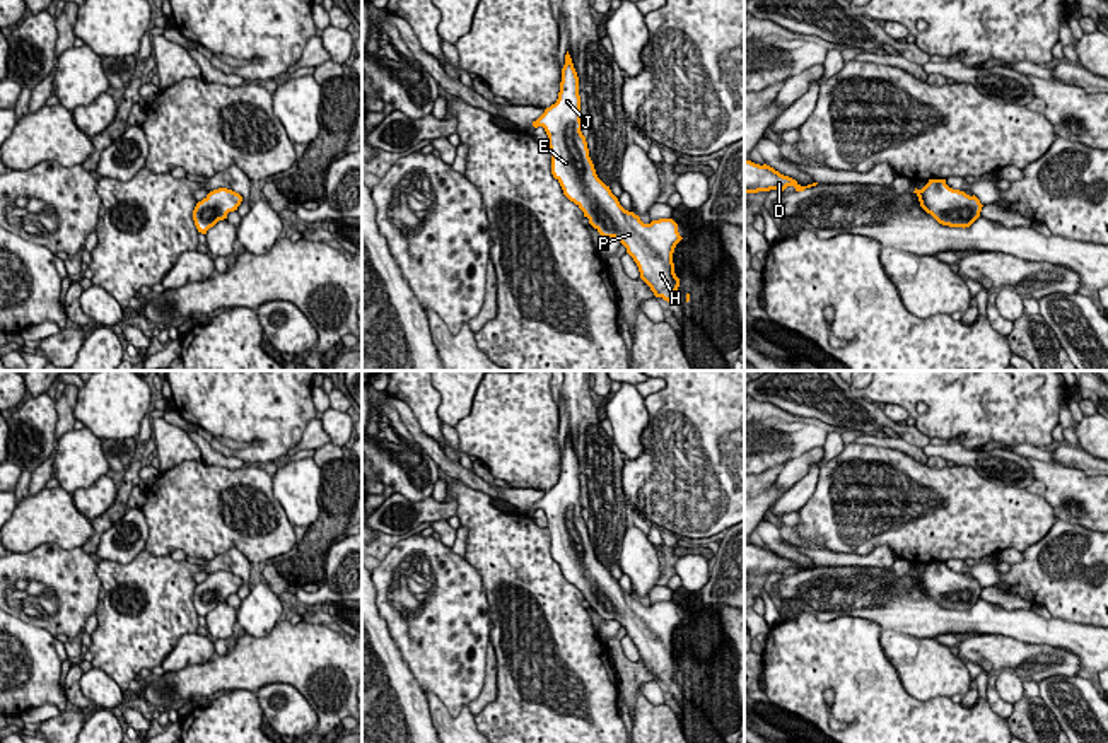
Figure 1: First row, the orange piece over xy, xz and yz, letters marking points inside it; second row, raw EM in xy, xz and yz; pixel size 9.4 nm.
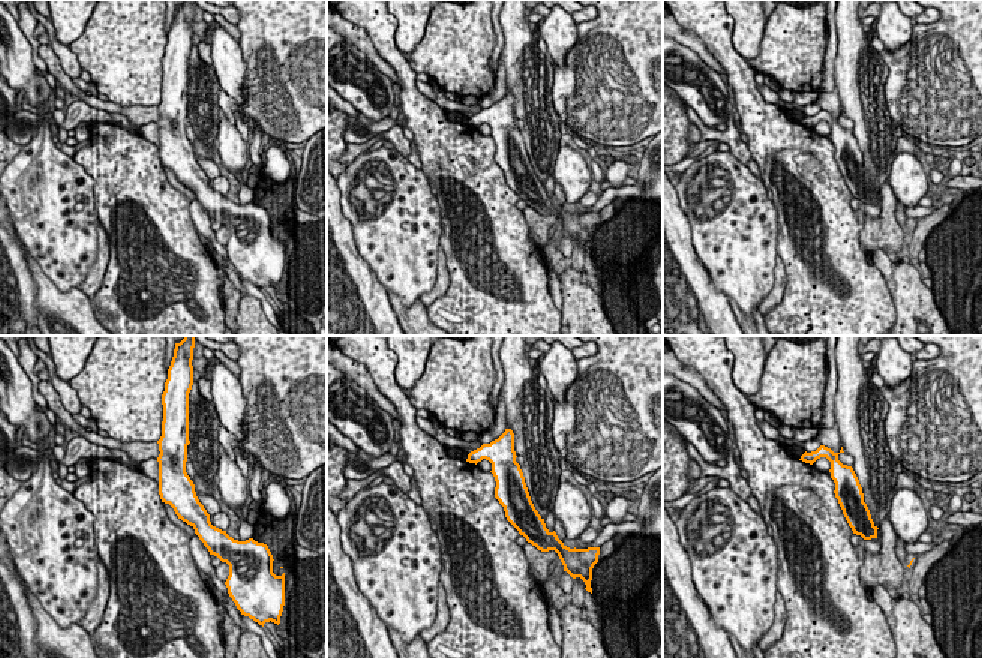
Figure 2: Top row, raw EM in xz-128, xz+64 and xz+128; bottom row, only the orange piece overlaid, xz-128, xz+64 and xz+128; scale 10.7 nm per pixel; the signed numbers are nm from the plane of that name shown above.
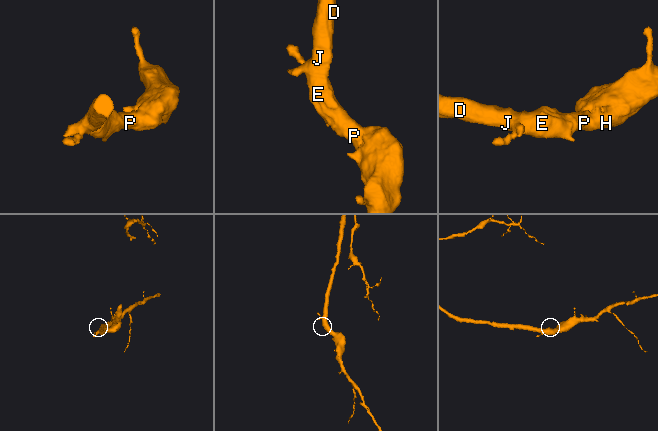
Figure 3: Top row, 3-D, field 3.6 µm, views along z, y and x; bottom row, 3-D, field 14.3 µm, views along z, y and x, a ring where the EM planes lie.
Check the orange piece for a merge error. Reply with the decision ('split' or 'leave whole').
leave whole

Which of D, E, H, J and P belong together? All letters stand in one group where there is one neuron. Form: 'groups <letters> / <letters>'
groups D E H J P

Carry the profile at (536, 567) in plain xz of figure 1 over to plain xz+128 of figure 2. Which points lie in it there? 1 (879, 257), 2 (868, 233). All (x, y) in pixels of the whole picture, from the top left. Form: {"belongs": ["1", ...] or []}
{"belongs": []}

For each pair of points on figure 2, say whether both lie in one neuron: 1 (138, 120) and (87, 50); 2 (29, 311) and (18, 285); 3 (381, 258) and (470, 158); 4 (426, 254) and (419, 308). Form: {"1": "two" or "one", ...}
{"1": "two", "2": "one", "3": "two", "4": "two"}

